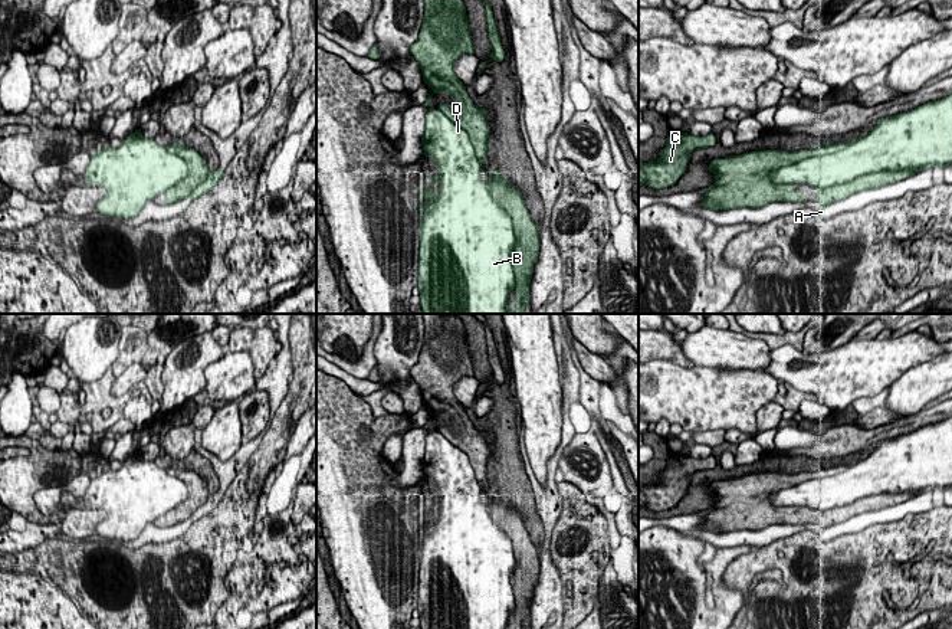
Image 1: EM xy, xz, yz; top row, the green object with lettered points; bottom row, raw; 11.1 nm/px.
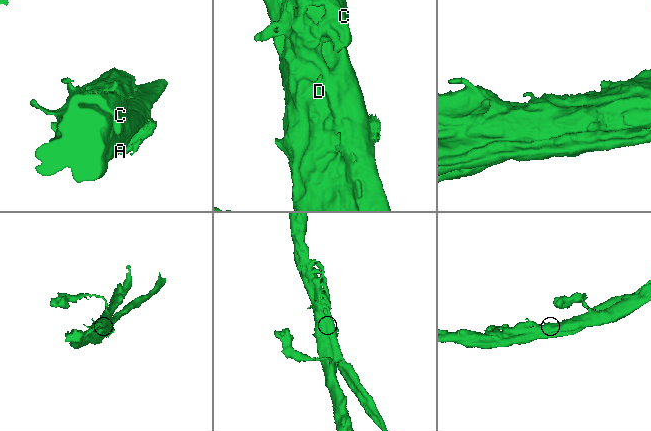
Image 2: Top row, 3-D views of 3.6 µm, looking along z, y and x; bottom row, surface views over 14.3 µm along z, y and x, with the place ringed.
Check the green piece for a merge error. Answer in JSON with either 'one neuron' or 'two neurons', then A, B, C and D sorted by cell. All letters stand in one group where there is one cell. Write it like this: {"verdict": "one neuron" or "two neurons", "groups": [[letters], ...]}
{"verdict": "two neurons", "groups": [["A", "B", "D"], ["C"]]}

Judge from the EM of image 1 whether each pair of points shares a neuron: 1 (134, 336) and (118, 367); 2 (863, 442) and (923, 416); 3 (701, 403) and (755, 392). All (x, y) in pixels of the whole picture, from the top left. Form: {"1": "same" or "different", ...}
{"1": "same", "2": "same", "3": "same"}

